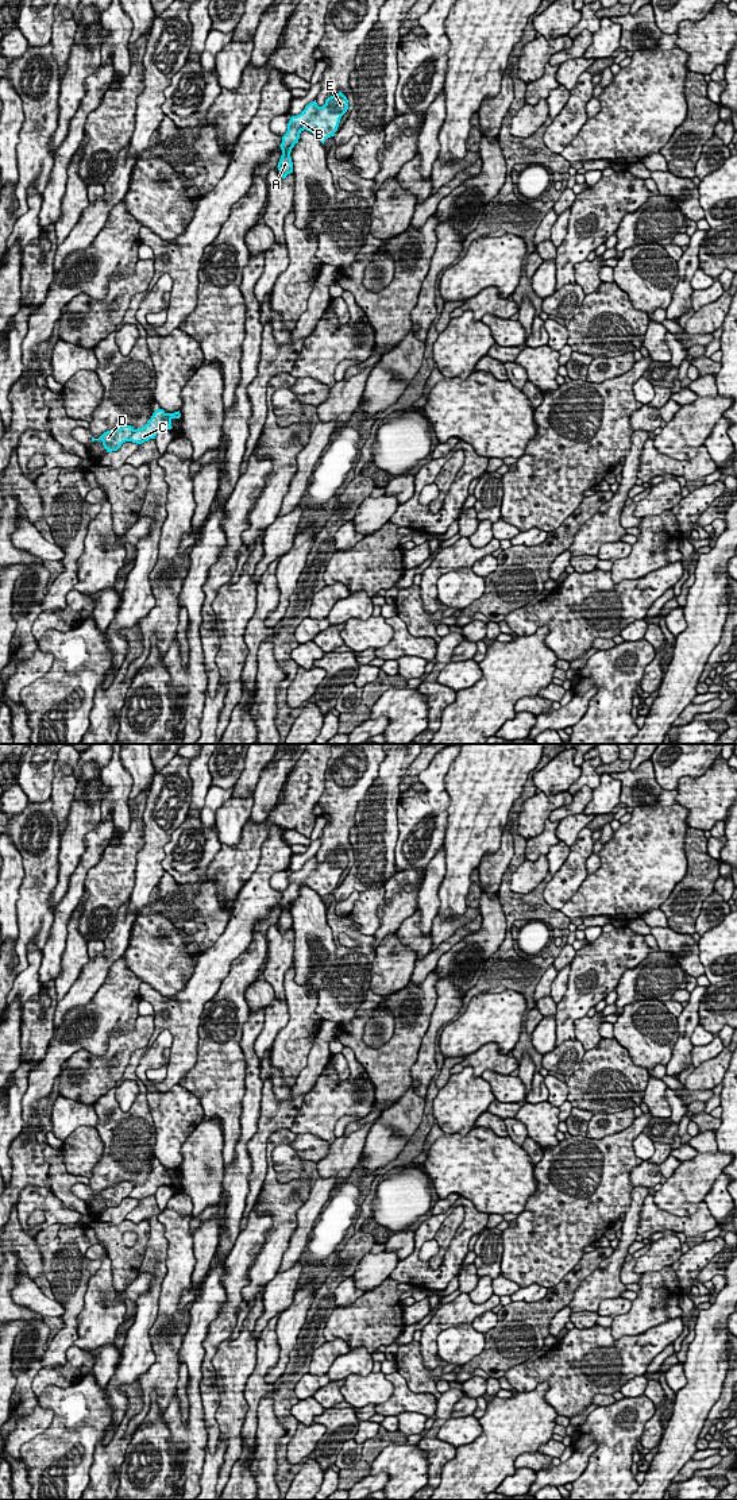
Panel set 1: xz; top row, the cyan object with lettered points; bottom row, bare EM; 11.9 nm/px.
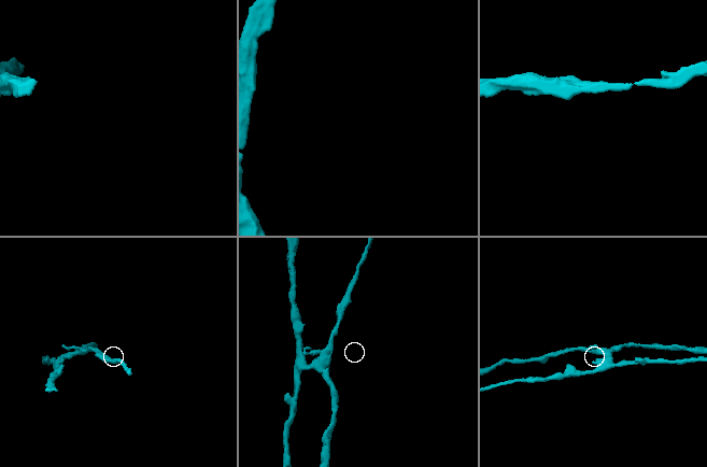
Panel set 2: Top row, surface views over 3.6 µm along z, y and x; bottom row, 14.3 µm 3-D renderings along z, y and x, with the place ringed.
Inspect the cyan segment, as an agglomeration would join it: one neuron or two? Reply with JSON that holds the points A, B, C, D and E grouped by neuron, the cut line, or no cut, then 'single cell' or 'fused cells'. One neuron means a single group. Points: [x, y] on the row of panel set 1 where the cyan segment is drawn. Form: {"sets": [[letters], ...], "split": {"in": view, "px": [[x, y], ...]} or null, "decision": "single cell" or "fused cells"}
{"sets": [["A", "B", "C", "E"], ["D"]], "split": {"in": "xz", "px": [[135, 430], [127, 440]]}, "decision": "fused cells"}

